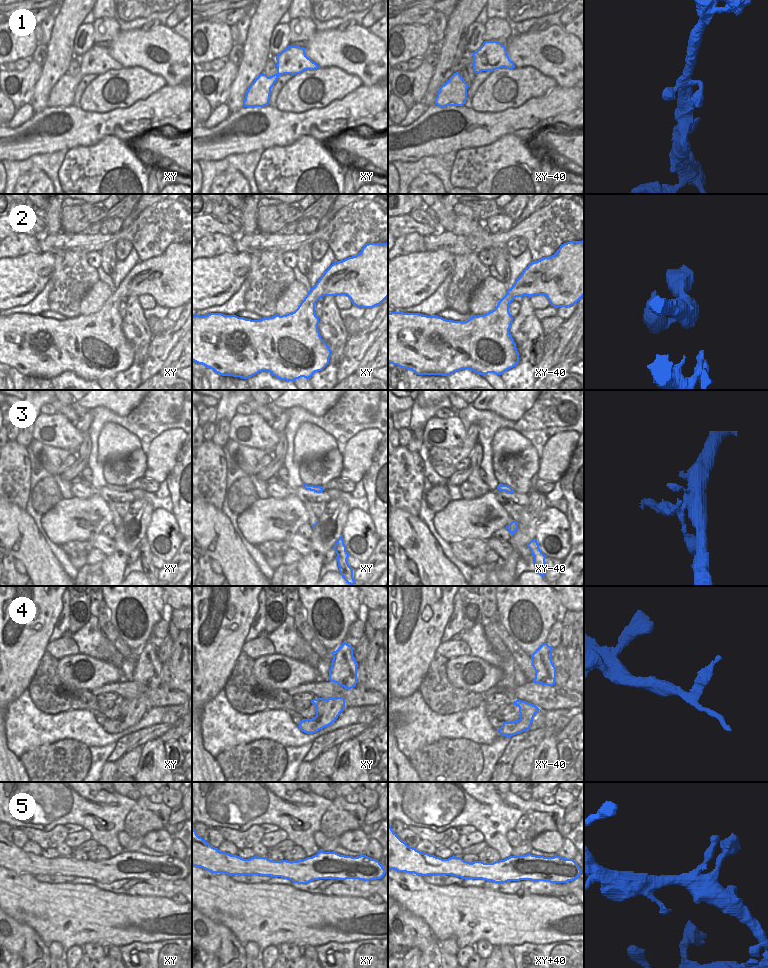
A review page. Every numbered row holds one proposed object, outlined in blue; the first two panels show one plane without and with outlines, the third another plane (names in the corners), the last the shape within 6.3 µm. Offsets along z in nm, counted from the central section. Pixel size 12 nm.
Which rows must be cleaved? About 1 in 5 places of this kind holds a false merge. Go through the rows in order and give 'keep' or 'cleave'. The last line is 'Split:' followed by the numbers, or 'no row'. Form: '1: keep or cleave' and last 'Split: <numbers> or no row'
1: keep
2: keep
3: cleave
4: keep
5: keep
Split: 3

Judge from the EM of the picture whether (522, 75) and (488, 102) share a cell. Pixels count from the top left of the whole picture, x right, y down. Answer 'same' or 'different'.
same

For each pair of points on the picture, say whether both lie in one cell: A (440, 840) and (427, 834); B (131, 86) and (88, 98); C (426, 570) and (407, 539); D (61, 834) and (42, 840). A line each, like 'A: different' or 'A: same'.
A: same
B: same
C: same
D: same

